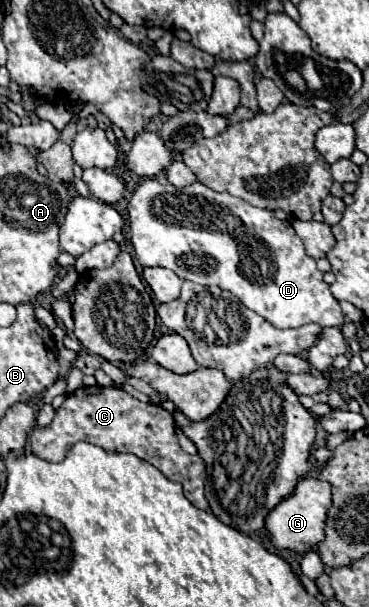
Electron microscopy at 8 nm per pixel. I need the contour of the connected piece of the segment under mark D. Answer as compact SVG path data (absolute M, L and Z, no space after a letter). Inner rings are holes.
M155 178L139 184L127 210L131 242L143 266L163 266L183 280L229 290L277 328L299 328L309 322L341 326L345 322L339 302L323 282L315 260L307 256L301 238L287 220L279 220L271 210L255 208L227 192L215 192L201 182L175 188L161 186Z

